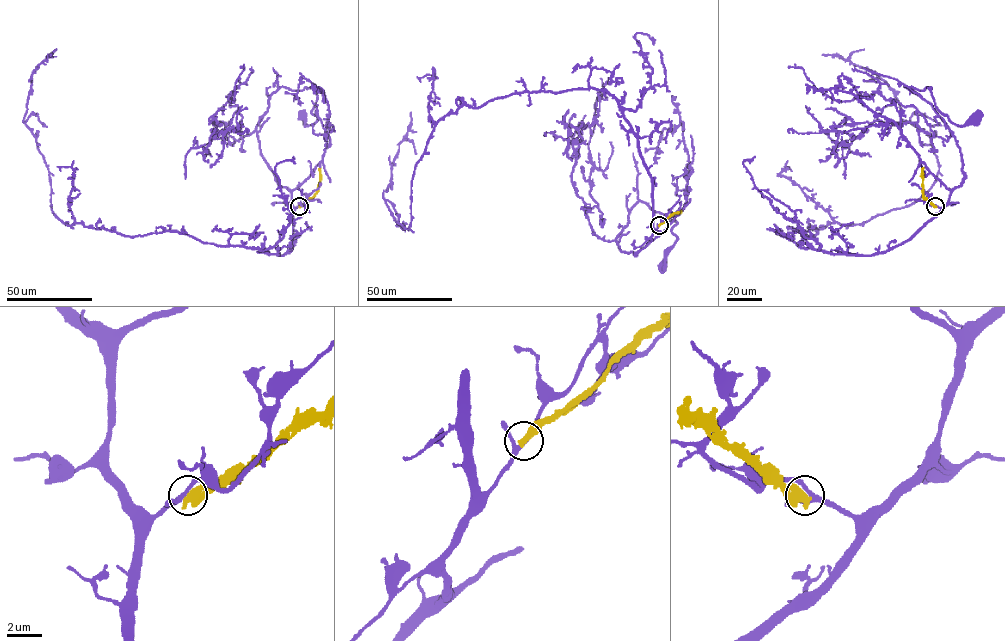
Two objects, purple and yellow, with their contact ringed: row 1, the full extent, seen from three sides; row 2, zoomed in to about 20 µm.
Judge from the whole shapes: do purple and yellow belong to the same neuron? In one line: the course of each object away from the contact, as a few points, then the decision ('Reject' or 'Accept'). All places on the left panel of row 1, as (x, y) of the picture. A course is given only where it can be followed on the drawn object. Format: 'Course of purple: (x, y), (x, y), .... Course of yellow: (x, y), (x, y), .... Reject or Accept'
Course of purple: (299, 206), (262, 155), (256, 127), (281, 87), (314, 88), (317, 120), (307, 125), (303, 116). Course of yellow: (299, 206), (315, 194), (320, 167). Reject

